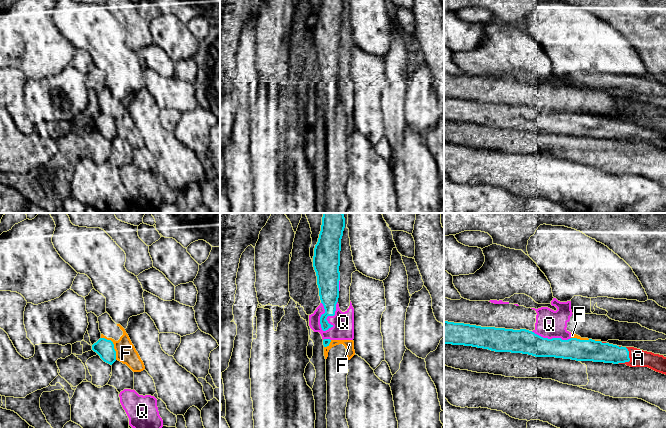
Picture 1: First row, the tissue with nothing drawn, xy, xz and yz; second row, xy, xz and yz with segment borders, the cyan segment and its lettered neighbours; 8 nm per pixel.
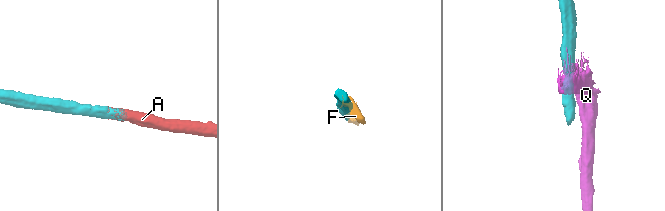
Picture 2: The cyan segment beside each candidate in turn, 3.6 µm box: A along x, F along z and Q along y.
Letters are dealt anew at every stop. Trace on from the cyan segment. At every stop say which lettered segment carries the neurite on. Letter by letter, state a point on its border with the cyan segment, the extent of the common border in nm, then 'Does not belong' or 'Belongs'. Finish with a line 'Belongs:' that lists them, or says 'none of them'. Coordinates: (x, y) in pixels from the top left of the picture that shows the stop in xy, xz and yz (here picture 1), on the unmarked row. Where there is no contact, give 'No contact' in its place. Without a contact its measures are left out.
A: Touches cyan at yz (629, 135). Shared border 150 nm. Belongs
F: Touches cyan at xy (113, 121). Shared border 220 nm. Does not belong
Q: Touches cyan at xz (328, 91). Shared border 280 nm. Does not belong
Belongs: A

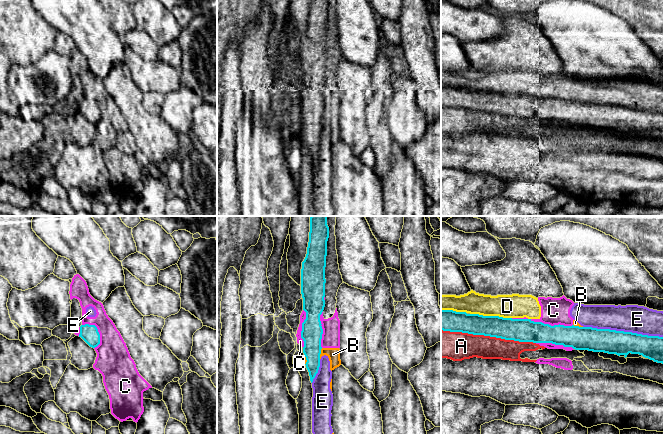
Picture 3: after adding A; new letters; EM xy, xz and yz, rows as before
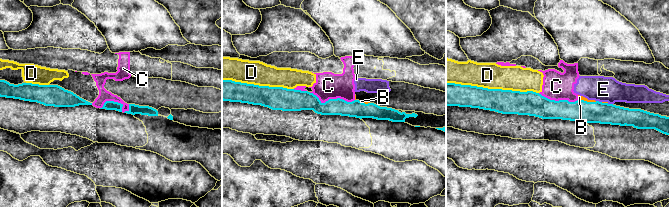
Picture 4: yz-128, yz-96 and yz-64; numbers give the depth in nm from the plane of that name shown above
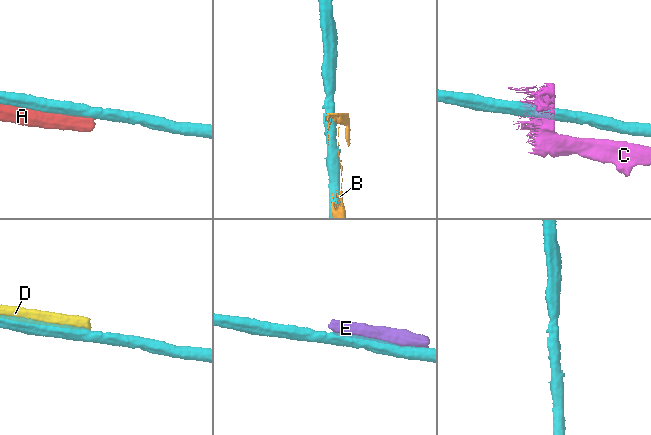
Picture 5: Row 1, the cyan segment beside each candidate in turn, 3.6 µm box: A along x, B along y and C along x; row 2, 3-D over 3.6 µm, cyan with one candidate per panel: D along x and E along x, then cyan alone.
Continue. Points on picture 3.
A: Touches cyan at yz (488, 111). Shared border 750 nm. Does not belong
B: Touches cyan at xz (320, 129). Shared border 90 nm. Does not belong
C: Touches cyan at yz (550, 101). Shared border 340 nm. Does not belong
D: Touches cyan at yz (491, 92). Shared border 340 nm. Does not belong
E: Touches cyan at yz (623, 107). Shared border 650 nm. Does not belong
Belongs: none of them

